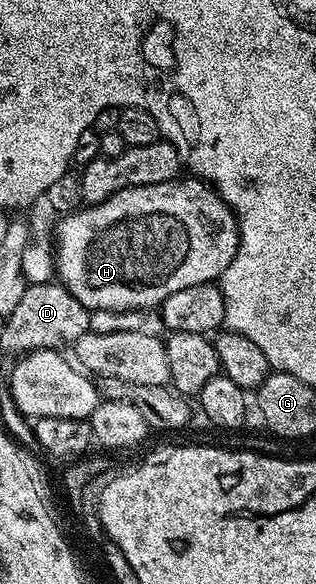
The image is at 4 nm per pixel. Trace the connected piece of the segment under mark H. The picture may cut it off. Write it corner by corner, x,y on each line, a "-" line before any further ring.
188,175
172,181
144,185
143,187
131,187
111,195
103,203
98,205
85,205
76,212
62,216
57,225
57,241
55,240
55,277
66,291
75,295
79,303
87,310
102,309
103,311
127,311
128,309
140,309
149,311
149,308
160,306
167,299
167,295
175,295
175,291
183,291
183,287
195,287
196,285
208,285
220,278
224,269
229,266
231,259
235,259
235,251
239,247
239,231
237,230
237,215
233,208
220,197
213,186
201,180
200,176

